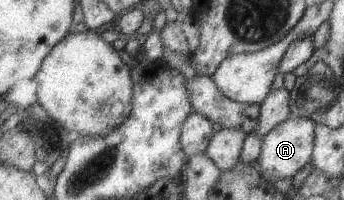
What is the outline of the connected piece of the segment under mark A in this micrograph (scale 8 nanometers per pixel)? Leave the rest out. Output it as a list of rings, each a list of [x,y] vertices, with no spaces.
[[[290,116],[276,124],[261,138],[261,149],[255,168],[264,180],[290,180],[294,174],[310,162],[312,139],[316,123],[304,117]]]

